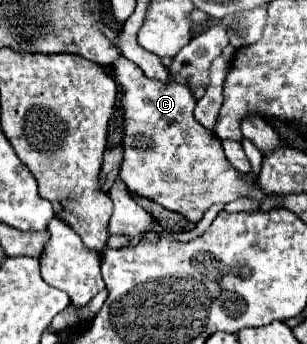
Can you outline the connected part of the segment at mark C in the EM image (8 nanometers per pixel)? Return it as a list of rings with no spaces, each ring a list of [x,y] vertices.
[[[120,55],[110,69],[124,91],[124,161],[120,165],[120,179],[130,191],[148,197],[170,211],[182,213],[192,223],[198,223],[214,203],[230,203],[240,197],[262,203],[262,199],[268,197],[254,191],[256,183],[246,183],[246,175],[230,167],[222,141],[194,119],[192,111],[196,99],[188,85],[172,79],[168,83],[150,79],[124,55]]]

